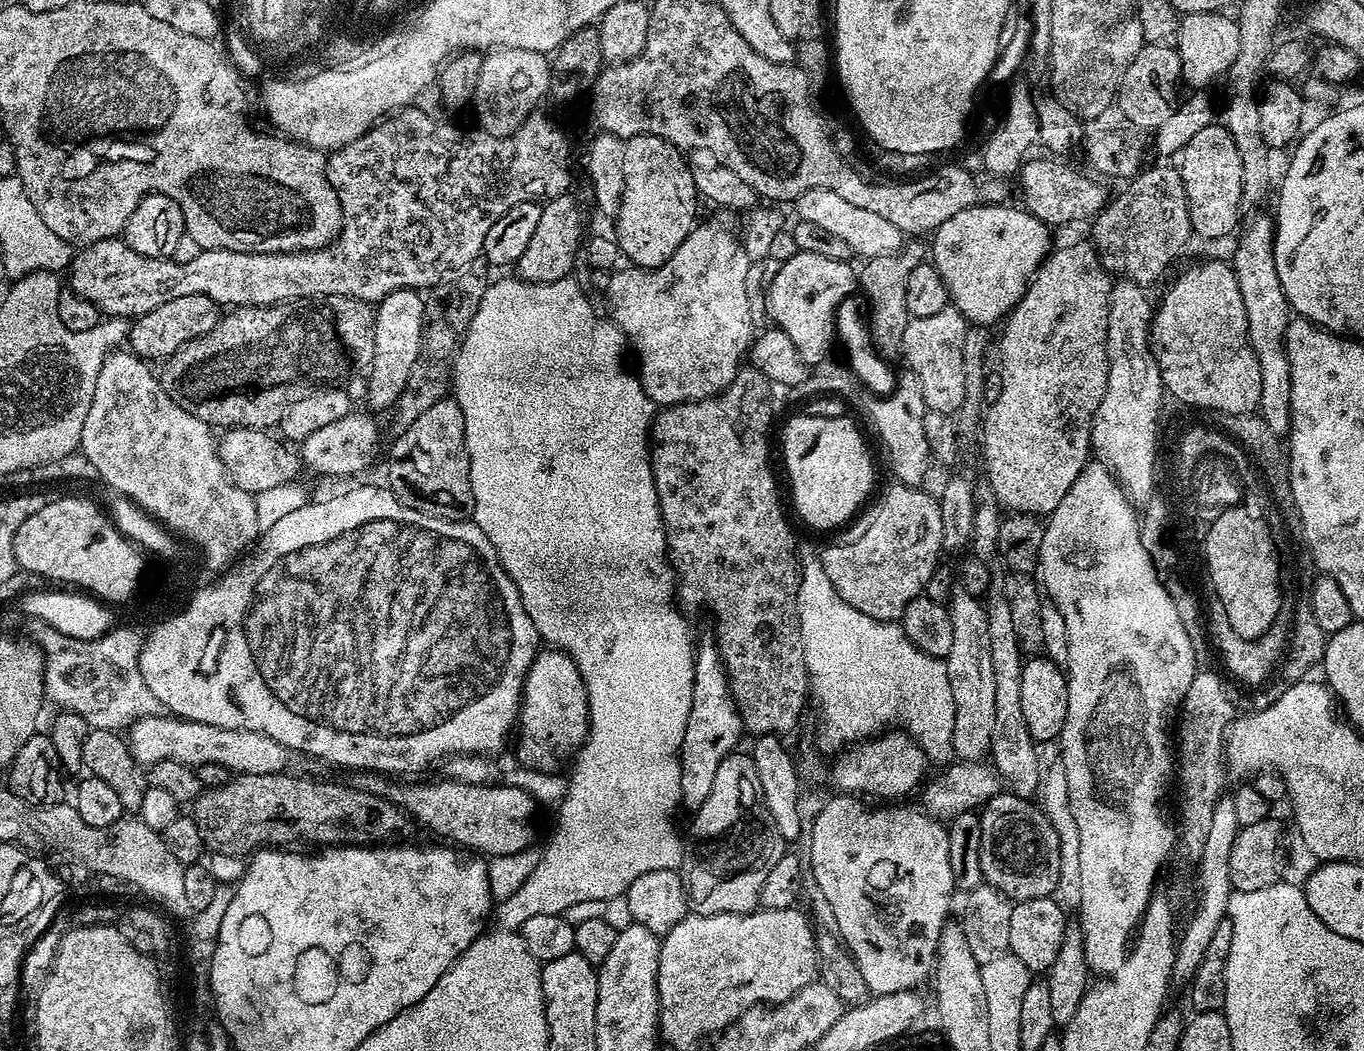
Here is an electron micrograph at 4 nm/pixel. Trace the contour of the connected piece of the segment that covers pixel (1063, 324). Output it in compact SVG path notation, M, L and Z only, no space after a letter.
M1087 239L1080 240L1077 244L1068 244L1065 248L1057 247L1041 264L1035 276L1028 284L1024 296L1016 303L1015 308L1008 313L1006 323L1003 325L1004 337L1000 340L1000 393L998 398L987 405L982 416L982 428L984 426L984 468L988 471L986 484L991 488L996 500L1008 512L1030 512L1033 514L1051 514L1066 498L1070 486L1078 478L1085 464L1090 460L1092 448L1091 428L1095 411L1106 394L1108 374L1108 303L1114 283L1113 277L1100 264L1100 259L1095 248Z

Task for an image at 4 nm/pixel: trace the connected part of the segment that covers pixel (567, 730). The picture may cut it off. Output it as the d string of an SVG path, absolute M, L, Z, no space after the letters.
M552 646L545 650L537 651L534 662L528 667L524 679L524 695L520 698L520 715L518 717L518 735L516 740L516 756L521 765L526 768L543 770L555 769L559 760L564 760L573 755L584 743L588 735L588 691L582 682L582 674L578 674L578 666L568 653Z

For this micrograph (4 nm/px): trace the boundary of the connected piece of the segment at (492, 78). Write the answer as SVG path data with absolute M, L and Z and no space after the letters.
M497 48L489 51L480 61L478 86L474 97L474 109L476 108L476 116L480 119L479 127L490 136L508 136L518 130L524 119L541 107L540 99L549 95L549 75L550 60L545 53L517 48Z

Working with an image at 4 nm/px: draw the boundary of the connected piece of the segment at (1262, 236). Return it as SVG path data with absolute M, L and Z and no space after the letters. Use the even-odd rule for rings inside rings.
M1271 215L1256 216L1243 225L1236 244L1236 253L1230 257L1238 278L1238 290L1242 290L1242 306L1246 306L1248 341L1258 358L1261 373L1262 398L1259 399L1259 415L1276 435L1287 433L1290 420L1290 362L1284 345L1288 329L1290 309L1282 290L1282 282L1276 269L1276 234ZM1244 232L1244 233L1243 233Z

